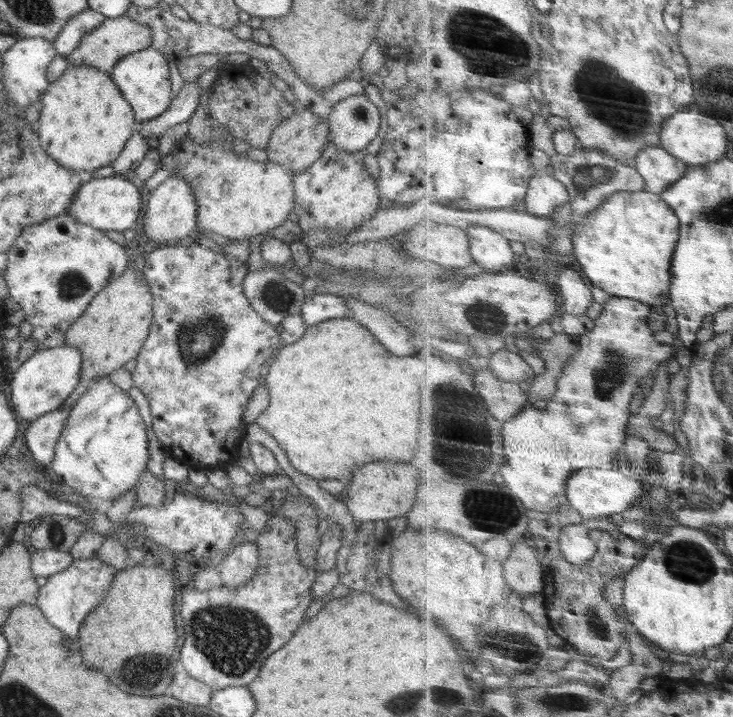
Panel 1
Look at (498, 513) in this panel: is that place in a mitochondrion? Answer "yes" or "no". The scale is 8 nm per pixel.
yes

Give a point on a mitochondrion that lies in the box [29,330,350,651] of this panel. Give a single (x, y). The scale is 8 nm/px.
(57, 535)

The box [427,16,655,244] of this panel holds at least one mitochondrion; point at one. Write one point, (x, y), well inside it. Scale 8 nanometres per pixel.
(615, 102)

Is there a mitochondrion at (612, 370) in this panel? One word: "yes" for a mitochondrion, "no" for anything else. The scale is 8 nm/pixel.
yes

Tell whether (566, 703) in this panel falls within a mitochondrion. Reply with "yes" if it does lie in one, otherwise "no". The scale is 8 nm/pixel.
yes

